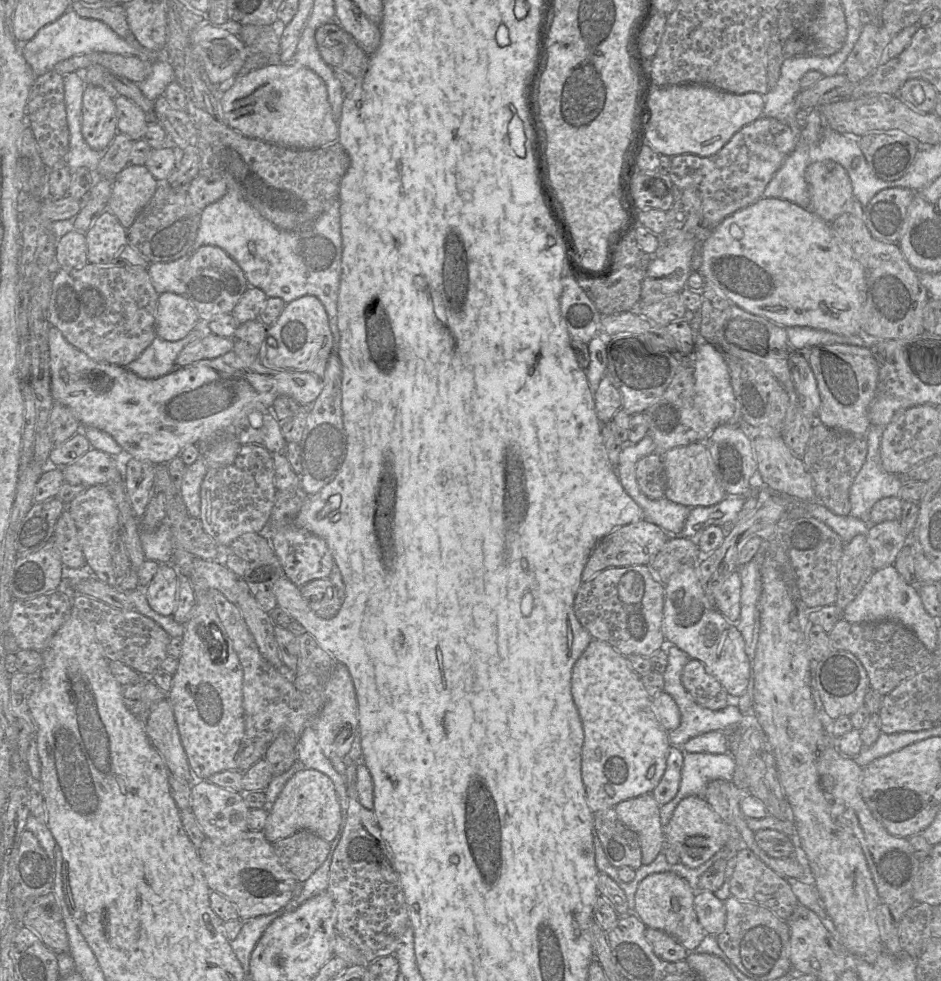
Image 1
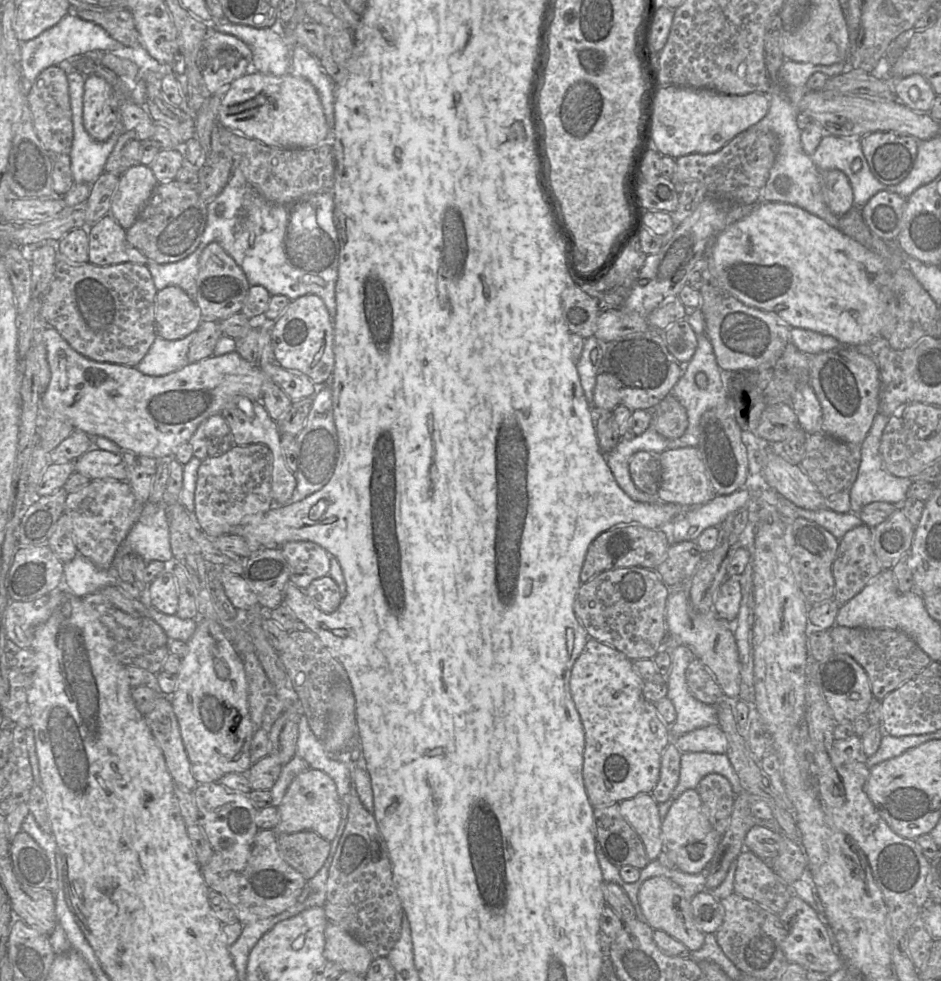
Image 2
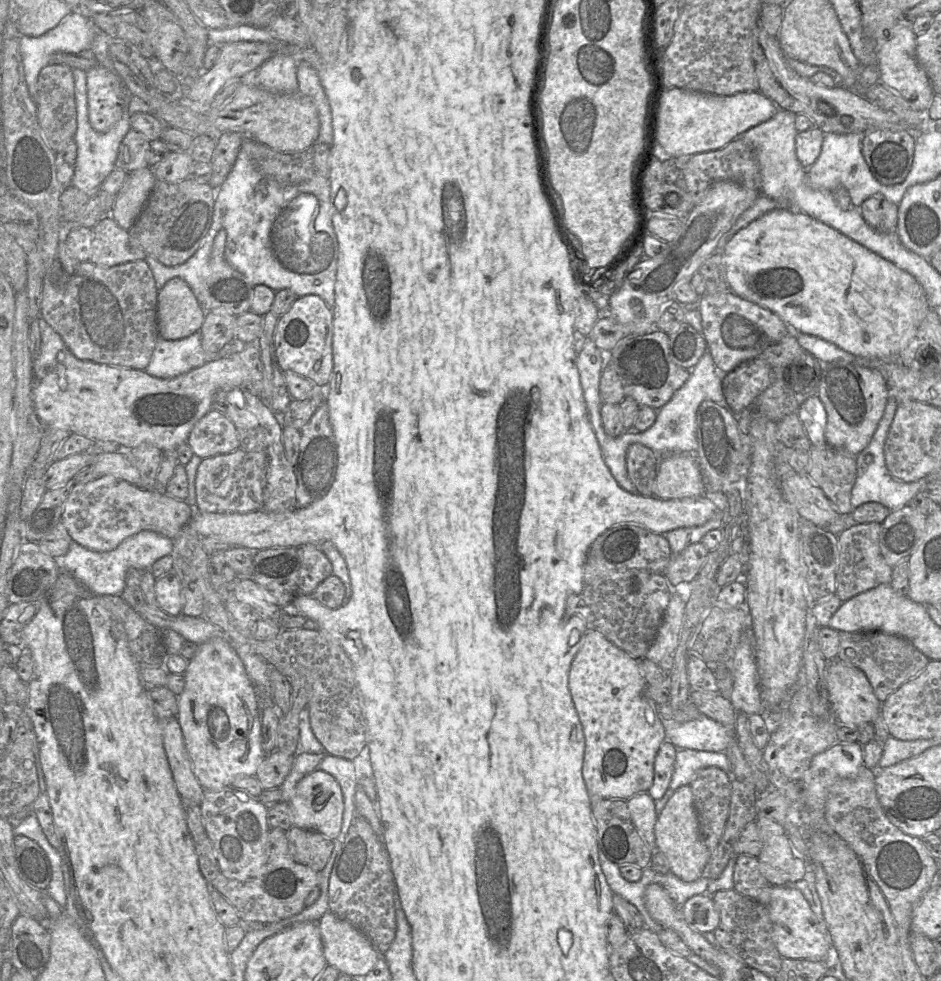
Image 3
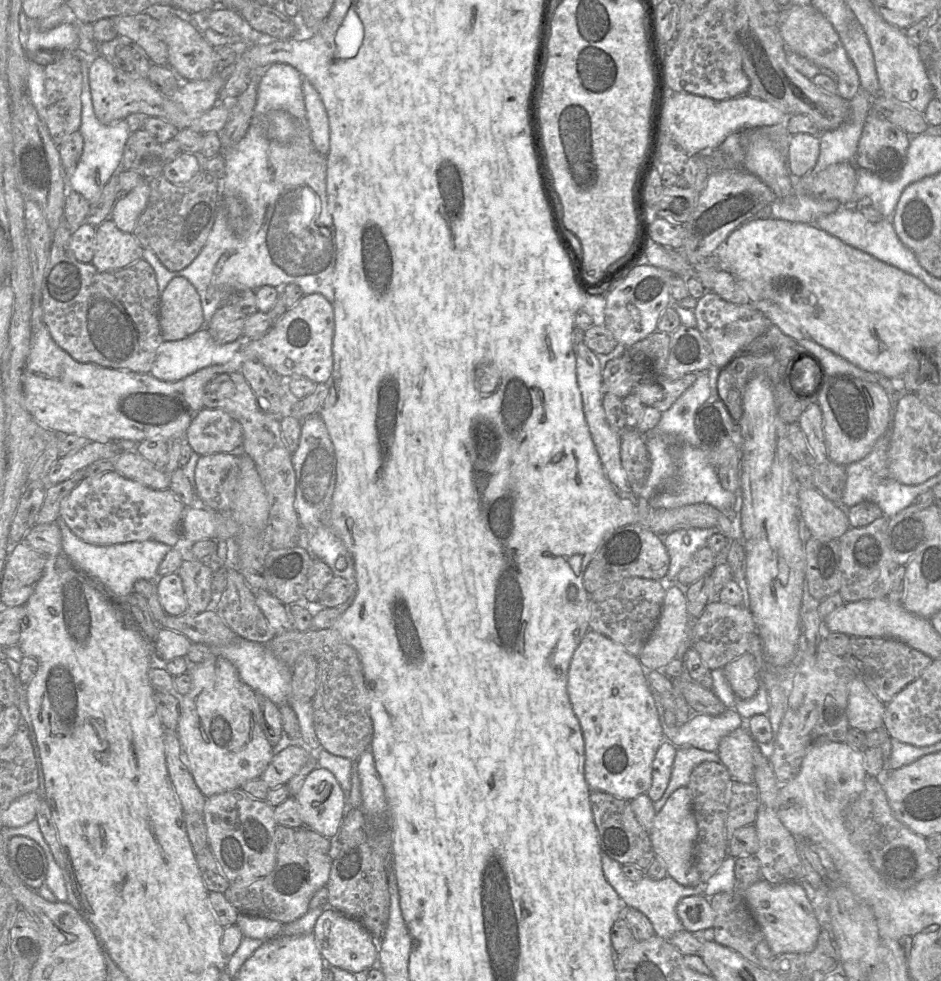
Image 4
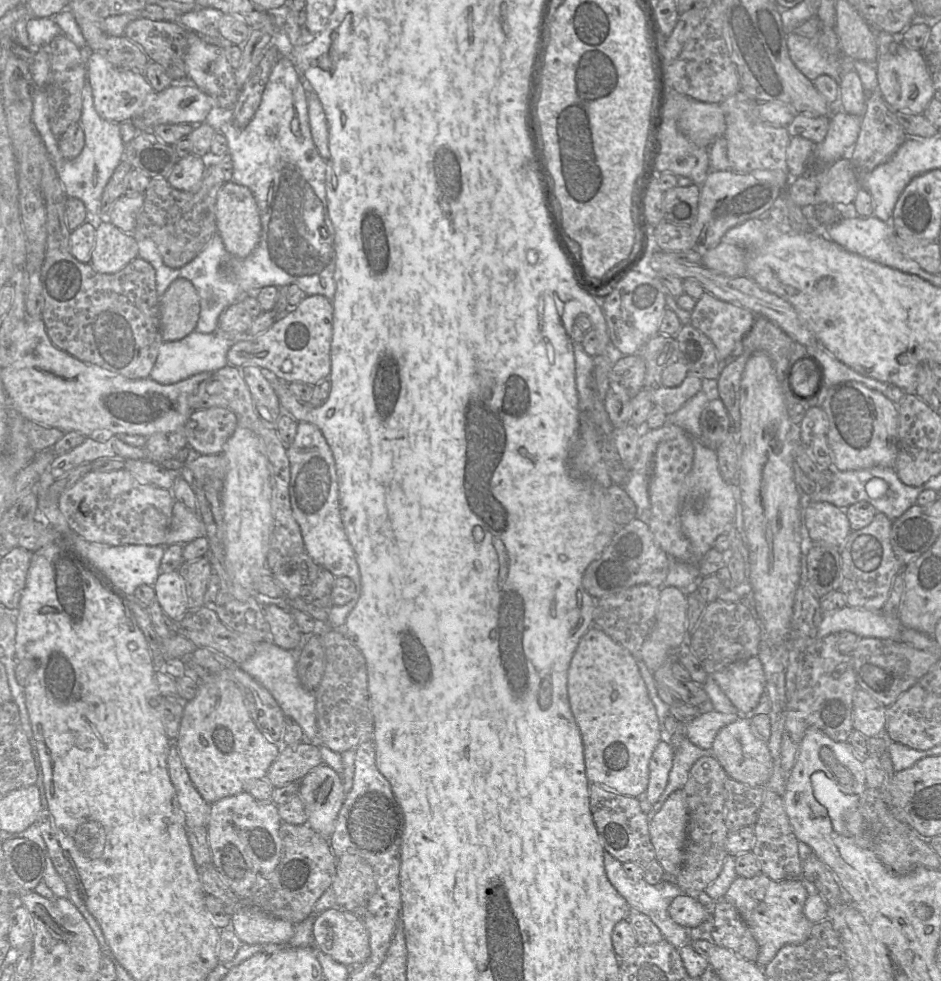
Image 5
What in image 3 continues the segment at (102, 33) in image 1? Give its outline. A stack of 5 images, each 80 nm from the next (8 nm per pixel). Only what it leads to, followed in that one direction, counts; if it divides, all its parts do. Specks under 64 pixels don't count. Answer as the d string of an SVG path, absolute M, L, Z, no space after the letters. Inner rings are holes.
M70 13L55 28L39 37L20 36L20 53L22 65L24 67L24 77L28 91L32 98L37 93L37 80L41 70L49 65L50 56L56 52L78 53L90 49L93 39L100 30L91 21L90 18L84 17L77 13Z

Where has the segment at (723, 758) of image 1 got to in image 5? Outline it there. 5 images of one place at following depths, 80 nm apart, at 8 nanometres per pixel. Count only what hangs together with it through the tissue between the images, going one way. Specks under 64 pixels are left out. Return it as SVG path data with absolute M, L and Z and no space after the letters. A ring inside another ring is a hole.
M686 736L683 737L679 747L675 750L673 766L669 773L667 786L659 800L652 804L651 814L655 814L660 810L670 794L676 790L683 789L692 766L704 756L711 756L711 750L701 749L694 745Z

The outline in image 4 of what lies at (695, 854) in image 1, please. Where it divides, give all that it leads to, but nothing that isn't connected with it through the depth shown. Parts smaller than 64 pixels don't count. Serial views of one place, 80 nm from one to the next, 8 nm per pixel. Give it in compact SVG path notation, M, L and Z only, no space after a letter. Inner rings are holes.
M687 786L680 787L670 795L663 808L656 813L650 838L655 855L664 863L668 876L683 886L696 886L702 883L694 863L697 831L690 791Z

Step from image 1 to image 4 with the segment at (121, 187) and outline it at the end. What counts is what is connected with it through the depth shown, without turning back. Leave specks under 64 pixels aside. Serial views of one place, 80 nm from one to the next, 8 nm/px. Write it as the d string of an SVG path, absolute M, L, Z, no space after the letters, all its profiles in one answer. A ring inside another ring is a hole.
M143 179L130 193L116 201L110 213L111 220L124 233L132 233L144 211L149 195L149 179Z

